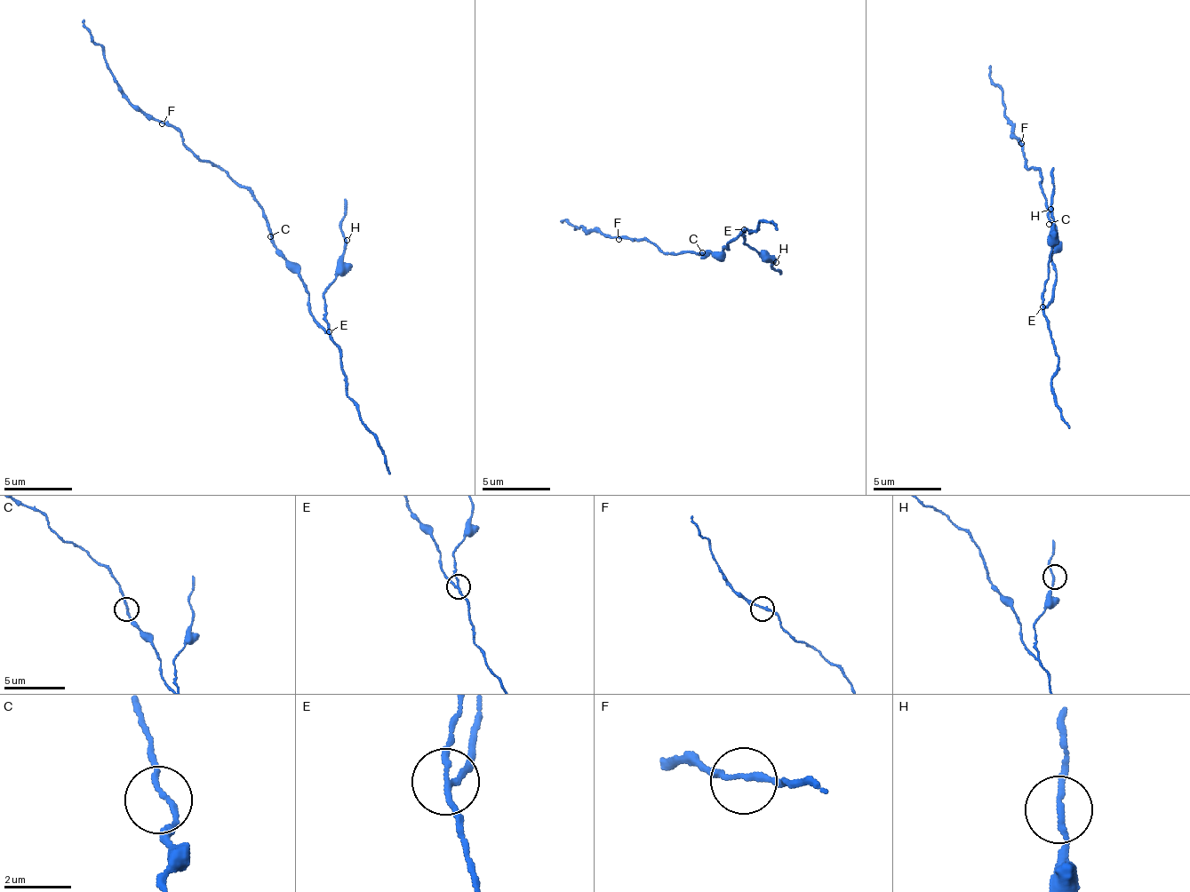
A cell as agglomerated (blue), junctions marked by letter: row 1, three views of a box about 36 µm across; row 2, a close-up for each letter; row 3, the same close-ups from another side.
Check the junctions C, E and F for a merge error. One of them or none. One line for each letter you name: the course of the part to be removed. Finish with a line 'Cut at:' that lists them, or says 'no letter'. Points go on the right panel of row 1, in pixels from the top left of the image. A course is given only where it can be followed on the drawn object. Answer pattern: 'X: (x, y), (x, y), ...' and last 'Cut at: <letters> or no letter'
E: (1043, 306), (1052, 248), (1055, 166)
Cut at: E

